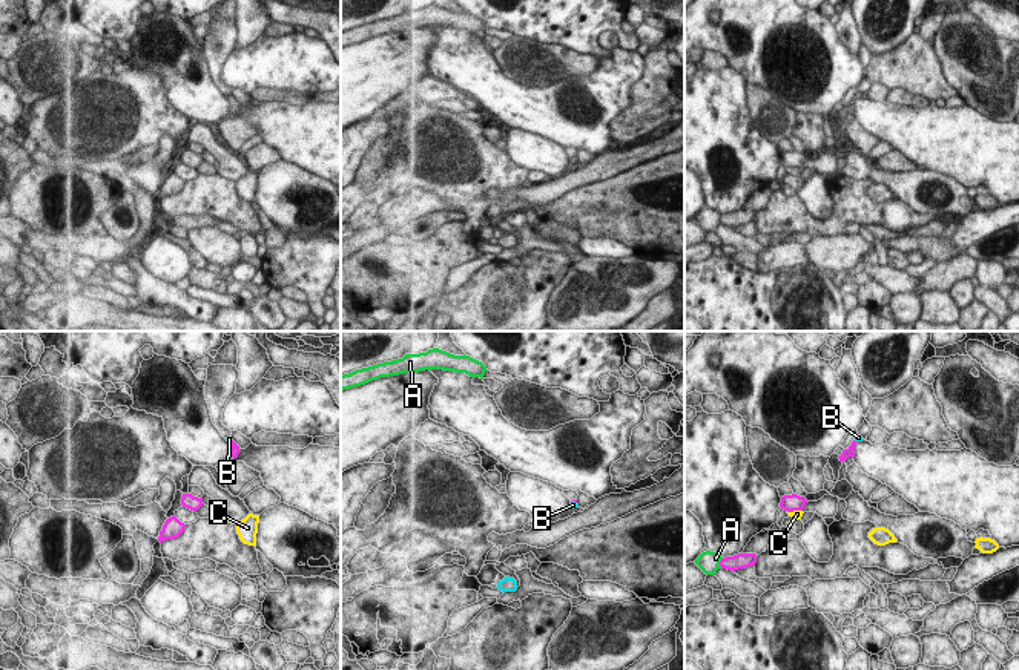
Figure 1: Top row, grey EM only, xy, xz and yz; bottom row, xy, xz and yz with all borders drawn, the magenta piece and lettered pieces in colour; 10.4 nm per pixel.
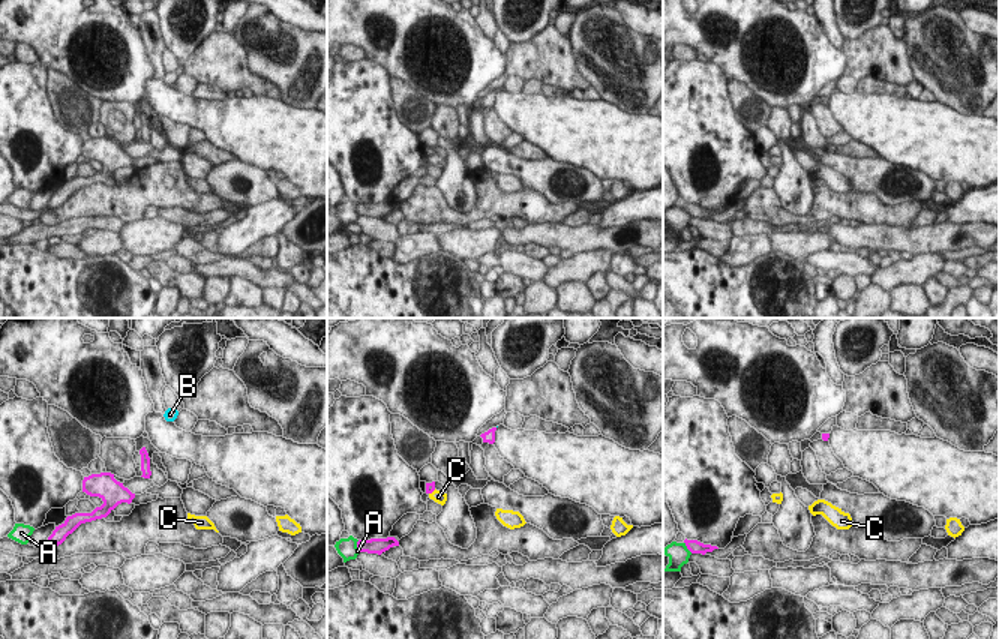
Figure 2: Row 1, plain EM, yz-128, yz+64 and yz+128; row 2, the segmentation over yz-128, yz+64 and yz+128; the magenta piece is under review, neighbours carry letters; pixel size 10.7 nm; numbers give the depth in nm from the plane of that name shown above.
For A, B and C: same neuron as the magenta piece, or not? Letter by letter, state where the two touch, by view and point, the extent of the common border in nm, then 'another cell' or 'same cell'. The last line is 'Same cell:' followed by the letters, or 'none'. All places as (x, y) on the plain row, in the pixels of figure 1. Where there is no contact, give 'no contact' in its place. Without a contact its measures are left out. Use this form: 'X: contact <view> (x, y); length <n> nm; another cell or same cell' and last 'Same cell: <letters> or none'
A: contact yz (720, 220); length 120 nm; another cell
B: contact xz (573, 157); length 70 nm; same cell
C: contact yz (794, 166); length 160 nm; another cell
Same cell: B

